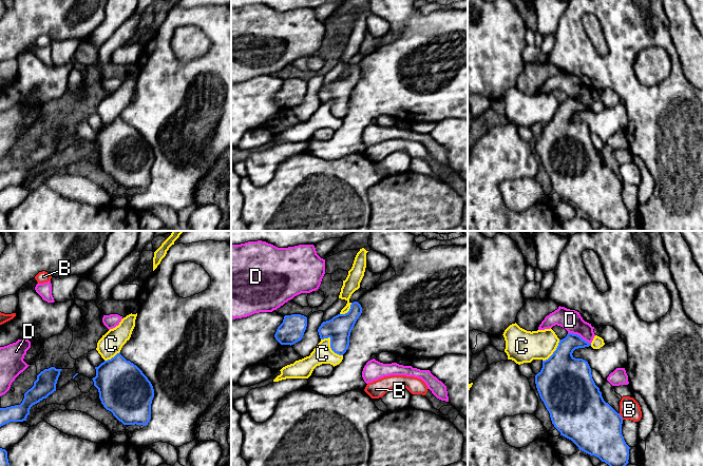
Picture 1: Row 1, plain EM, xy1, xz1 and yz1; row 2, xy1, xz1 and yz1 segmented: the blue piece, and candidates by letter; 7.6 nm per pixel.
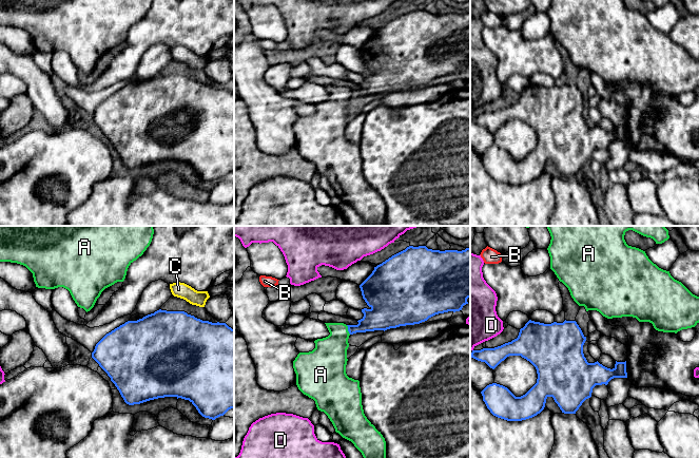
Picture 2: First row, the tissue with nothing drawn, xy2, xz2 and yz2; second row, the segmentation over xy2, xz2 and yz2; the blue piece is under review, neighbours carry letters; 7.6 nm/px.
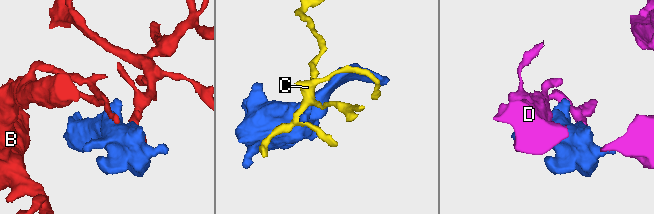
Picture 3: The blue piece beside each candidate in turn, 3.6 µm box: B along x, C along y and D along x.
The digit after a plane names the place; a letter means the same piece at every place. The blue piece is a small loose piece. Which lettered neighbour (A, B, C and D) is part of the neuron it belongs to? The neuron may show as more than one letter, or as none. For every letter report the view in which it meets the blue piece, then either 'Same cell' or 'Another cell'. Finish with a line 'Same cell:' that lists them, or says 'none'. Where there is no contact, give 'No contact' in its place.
A: Touches blue in xz2. Same cell
B: Touches blue in yz1. Another cell
C: Touches blue in xz1. Another cell
D: Touches blue in yz1. Another cell
Same cell: A

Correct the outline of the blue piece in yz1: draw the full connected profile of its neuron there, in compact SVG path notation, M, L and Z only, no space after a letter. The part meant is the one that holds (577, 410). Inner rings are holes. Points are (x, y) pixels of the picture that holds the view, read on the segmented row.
M573 333L559 339L556 350L548 360L543 361L543 368L535 375L536 388L560 435L571 440L579 450L598 458L609 466L626 466L629 463L630 447L622 434L623 418L604 401L592 378L588 362L572 355L575 349L589 346L591 344Z

